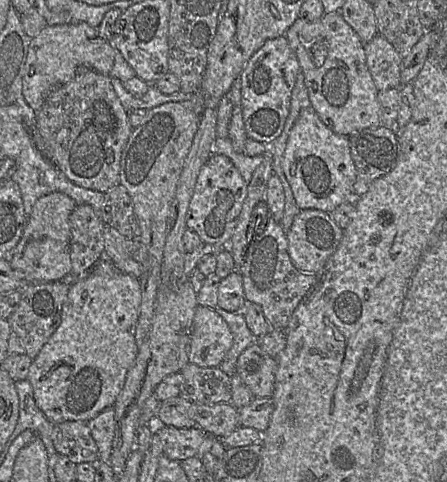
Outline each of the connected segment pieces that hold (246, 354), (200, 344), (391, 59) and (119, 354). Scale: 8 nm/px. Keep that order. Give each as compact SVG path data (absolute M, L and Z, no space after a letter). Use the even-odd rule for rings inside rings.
M257 342L248 346L236 363L236 374L254 397L260 398L273 396L276 369L276 359L270 357Z
M198 305L192 324L189 363L219 367L233 344L225 320L212 308Z
M377 34L364 44L366 63L378 91L399 88L402 57L393 45Z
M105 257L84 276L75 279L62 306L61 321L56 330L33 359L27 379L30 381L37 406L53 423L86 421L112 406L124 386L138 346L136 326L141 303L139 278L119 271Z

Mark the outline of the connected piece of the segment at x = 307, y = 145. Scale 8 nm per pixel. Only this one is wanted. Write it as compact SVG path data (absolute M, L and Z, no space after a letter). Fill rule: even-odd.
M312 106L300 112L290 131L282 167L300 210L317 209L330 213L340 204L353 200L356 168L348 137L328 128Z

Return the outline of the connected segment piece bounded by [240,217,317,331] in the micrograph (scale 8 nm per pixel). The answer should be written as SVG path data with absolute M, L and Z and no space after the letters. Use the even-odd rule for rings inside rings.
M269 217L265 230L249 243L244 261L240 266L240 274L243 279L243 290L246 302L260 305L265 318L269 322L270 329L280 331L285 331L287 328L293 311L314 286L317 275L302 272L293 265L288 254L286 232L272 217Z

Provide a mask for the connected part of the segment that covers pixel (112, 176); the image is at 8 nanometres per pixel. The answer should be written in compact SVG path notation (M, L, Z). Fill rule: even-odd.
M81 68L72 81L50 92L36 116L36 126L48 147L49 160L69 180L78 186L102 193L119 184L122 152L133 128L129 113L113 88L110 75L100 74L91 68Z

